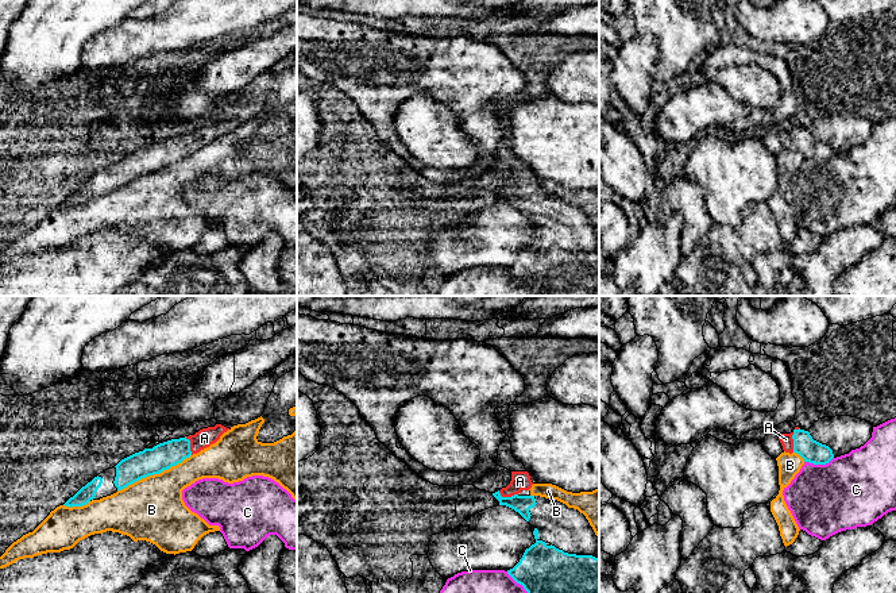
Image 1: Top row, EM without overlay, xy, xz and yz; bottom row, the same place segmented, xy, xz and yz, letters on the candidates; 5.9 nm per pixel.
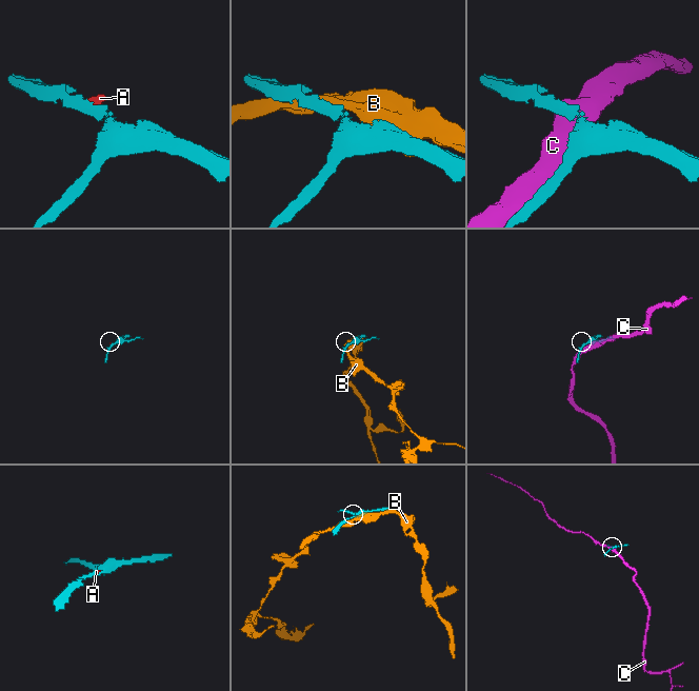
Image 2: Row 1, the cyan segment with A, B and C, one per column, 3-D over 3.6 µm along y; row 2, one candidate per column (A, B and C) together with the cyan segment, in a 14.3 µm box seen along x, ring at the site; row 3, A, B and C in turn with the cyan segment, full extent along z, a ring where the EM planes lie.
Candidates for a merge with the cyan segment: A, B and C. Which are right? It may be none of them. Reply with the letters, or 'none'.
A

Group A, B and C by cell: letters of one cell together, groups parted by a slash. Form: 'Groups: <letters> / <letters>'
Groups: A / B / C

